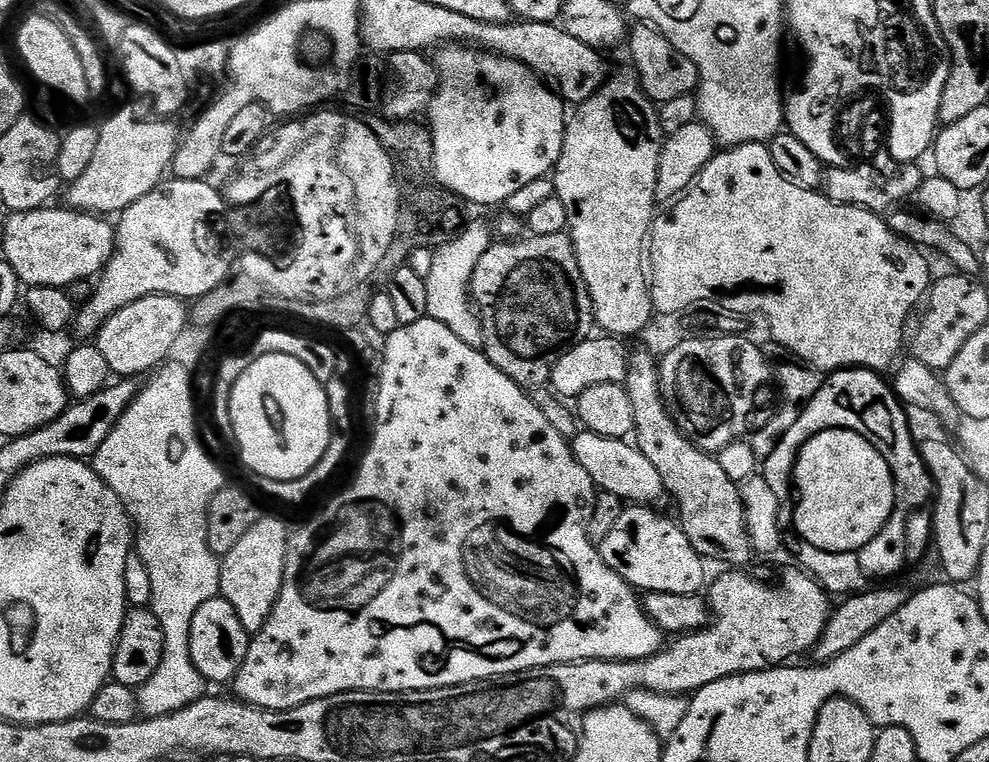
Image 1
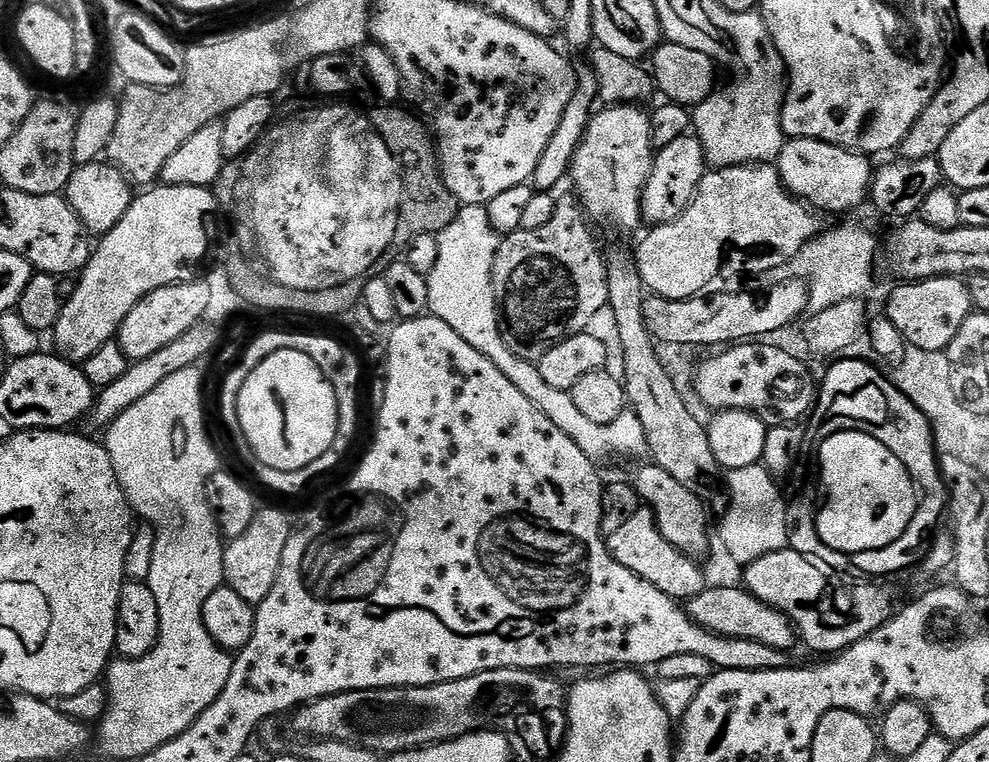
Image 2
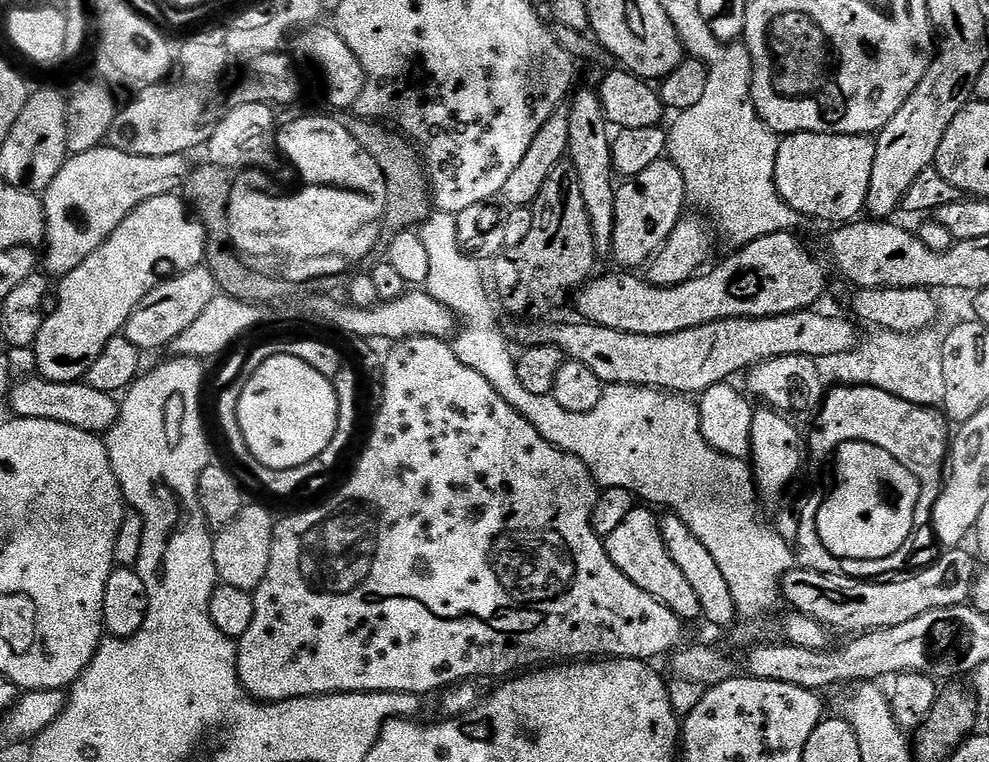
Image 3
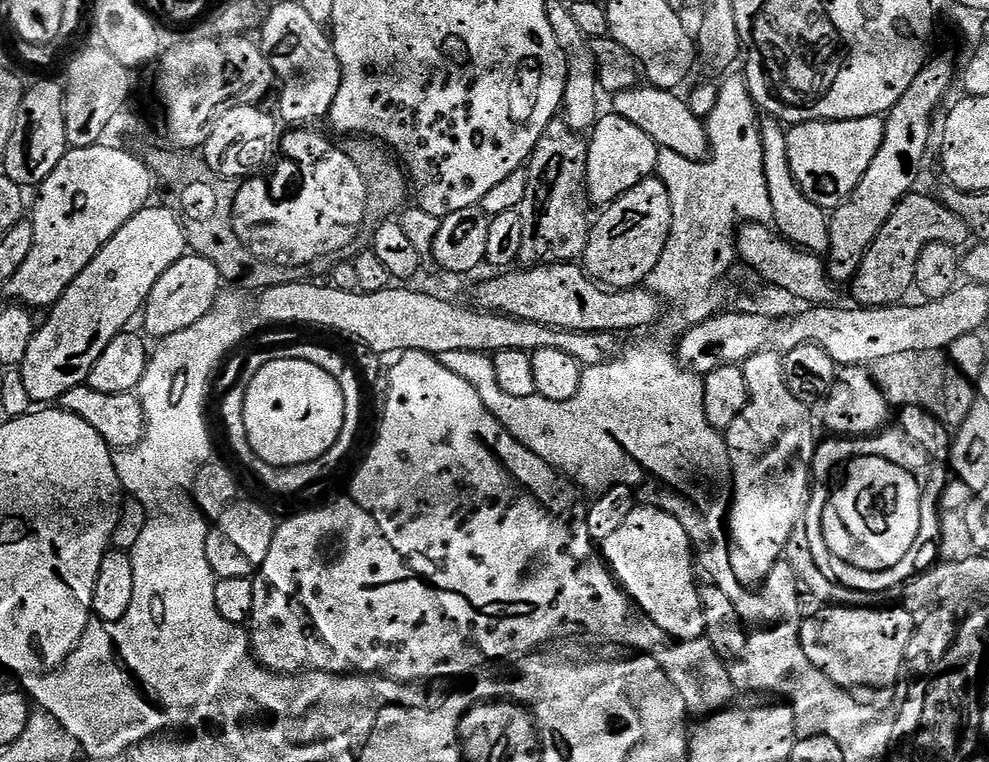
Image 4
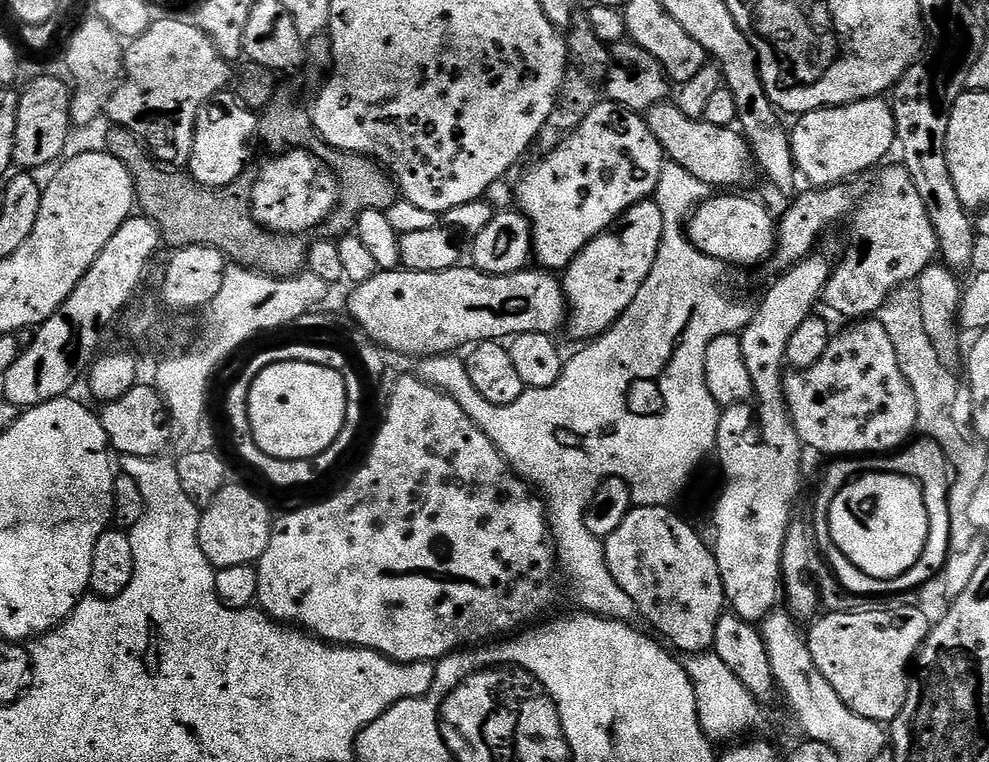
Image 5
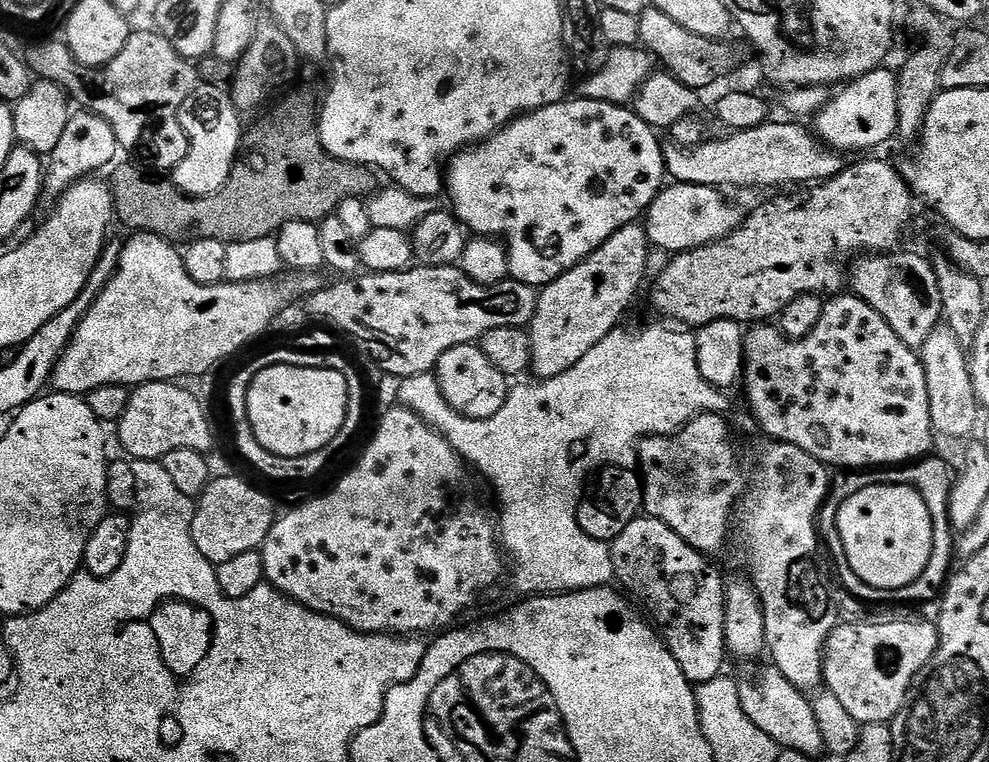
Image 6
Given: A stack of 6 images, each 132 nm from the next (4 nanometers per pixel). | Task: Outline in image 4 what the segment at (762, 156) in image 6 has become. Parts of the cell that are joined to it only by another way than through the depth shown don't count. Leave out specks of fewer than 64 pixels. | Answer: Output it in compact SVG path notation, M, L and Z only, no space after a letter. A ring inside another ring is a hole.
M651 86L627 88L624 92L617 92L611 97L611 111L617 116L634 122L642 130L646 130L646 134L650 134L657 148L674 150L674 154L682 154L682 158L705 159L710 152L705 121L692 113L683 95L676 95L680 94L667 88Z

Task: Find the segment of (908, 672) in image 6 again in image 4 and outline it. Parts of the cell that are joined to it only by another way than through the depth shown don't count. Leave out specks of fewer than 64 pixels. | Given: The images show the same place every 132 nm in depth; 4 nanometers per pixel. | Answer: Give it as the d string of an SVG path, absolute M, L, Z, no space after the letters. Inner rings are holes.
M824 606L813 616L805 615L798 627L806 658L810 658L830 682L853 694L860 694L863 688L868 692L884 692L894 687L896 679L902 676L906 642L910 642L918 620L903 606L886 607Z

